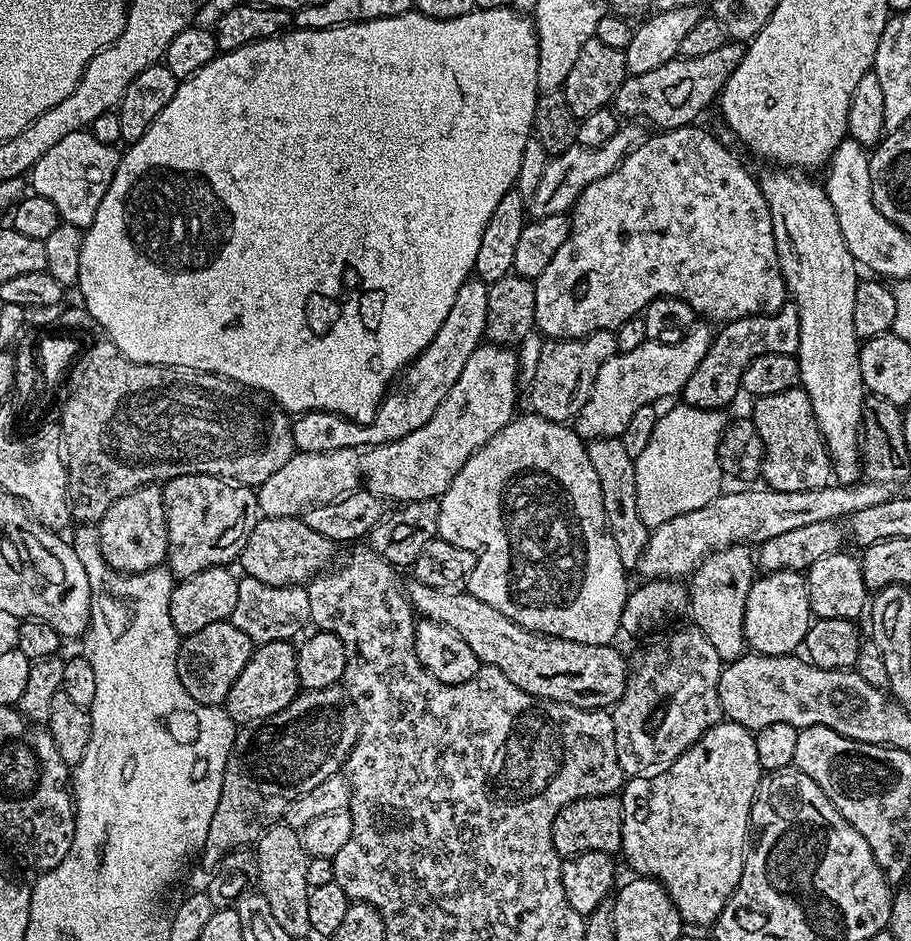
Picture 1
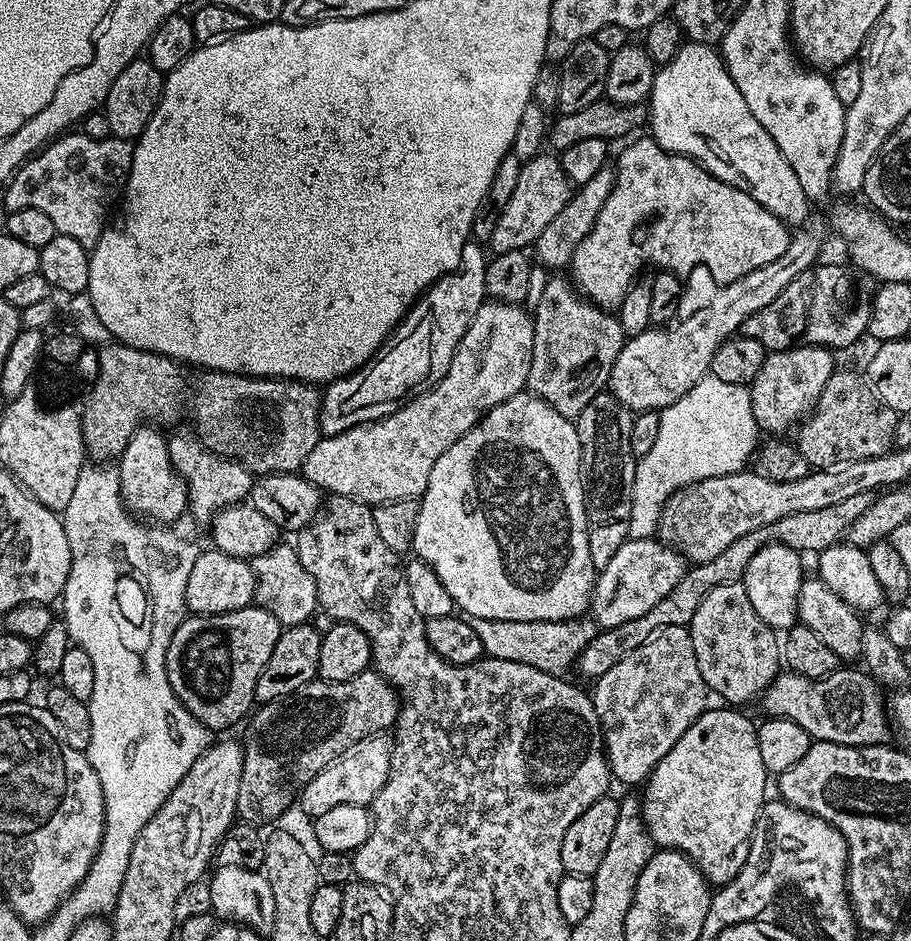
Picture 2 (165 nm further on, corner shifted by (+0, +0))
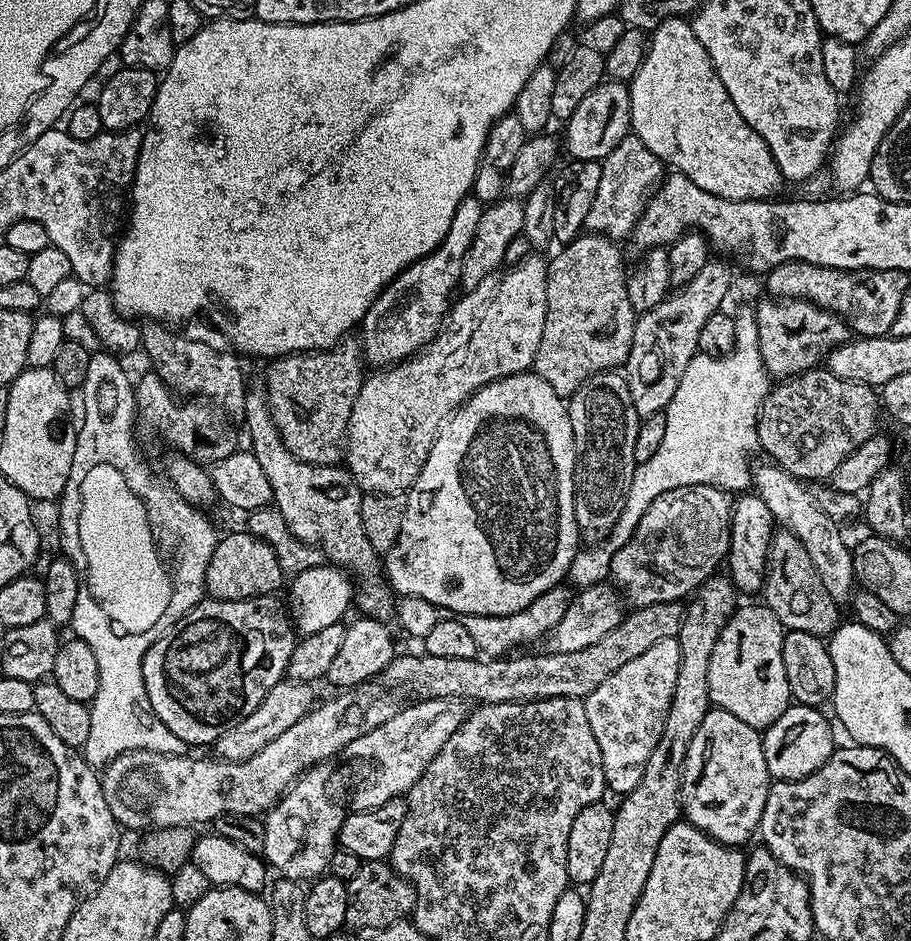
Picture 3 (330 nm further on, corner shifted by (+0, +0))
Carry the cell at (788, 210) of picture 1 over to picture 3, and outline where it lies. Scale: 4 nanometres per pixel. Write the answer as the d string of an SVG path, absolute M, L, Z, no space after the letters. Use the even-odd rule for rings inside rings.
M679 16L659 21L651 29L648 52L632 75L630 87L631 131L665 165L681 172L690 182L727 200L766 200L777 195L782 177L766 142L738 114L722 78L714 70L708 52L698 42L691 23Z

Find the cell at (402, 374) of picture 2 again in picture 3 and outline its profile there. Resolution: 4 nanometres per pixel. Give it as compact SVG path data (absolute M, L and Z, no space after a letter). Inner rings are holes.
M465 196L454 214L454 222L450 222L444 241L431 254L399 272L380 291L380 297L370 306L362 321L362 356L369 365L399 364L401 360L415 356L435 338L450 311L454 300L452 291L457 291L466 250L470 250L470 242L474 242L474 233L478 230L478 222L482 222L484 209L485 205L475 196Z

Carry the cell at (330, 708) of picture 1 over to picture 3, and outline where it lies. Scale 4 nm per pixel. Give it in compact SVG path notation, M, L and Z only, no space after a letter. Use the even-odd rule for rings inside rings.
M658 602L654 606L633 607L625 615L610 634L606 634L594 646L586 646L583 650L570 650L570 654L558 654L541 650L537 656L518 656L522 654L512 654L507 658L434 658L427 654L420 656L404 656L397 654L386 666L382 673L382 680L385 685L397 686L396 684L408 684L412 692L417 692L417 697L426 700L437 700L438 698L455 698L465 702L479 702L480 704L501 704L511 700L523 702L525 700L545 700L546 698L574 698L575 700L588 696L614 670L619 670L621 666L626 666L626 662L638 658L638 654L643 654L645 650L650 650L654 642L662 642L662 638L677 638L682 630L684 621L685 605L680 602Z

